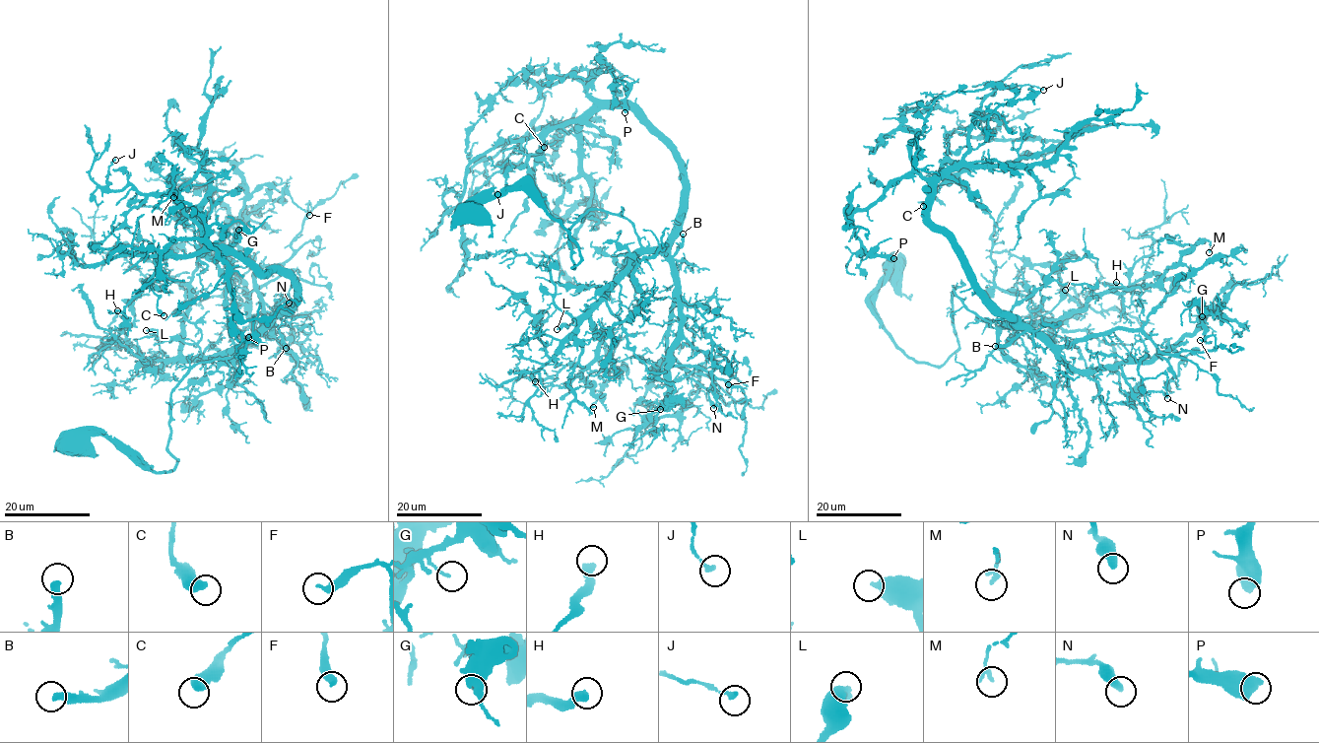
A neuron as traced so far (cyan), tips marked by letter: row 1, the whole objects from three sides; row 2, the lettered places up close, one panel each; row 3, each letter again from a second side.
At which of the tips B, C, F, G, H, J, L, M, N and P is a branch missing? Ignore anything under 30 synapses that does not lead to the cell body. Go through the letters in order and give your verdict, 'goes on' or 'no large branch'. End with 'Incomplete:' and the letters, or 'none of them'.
B: goes on
C: no large branch
F: no large branch
G: no large branch
H: no large branch
J: no large branch
L: no large branch
M: no large branch
N: no large branch
P: no large branch
Incomplete: B

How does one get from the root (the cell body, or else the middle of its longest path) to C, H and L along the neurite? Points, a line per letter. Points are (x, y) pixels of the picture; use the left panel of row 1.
C: (75, 443), (103, 435), (168, 472), (172, 388), (239, 353), (296, 279), (174, 253), (150, 282), (164, 315)
H: (75, 443), (103, 435), (168, 472), (172, 388), (241, 352), (148, 366), (103, 342), (117, 310)
L: (75, 443), (103, 435), (168, 472), (172, 388), (242, 347), (169, 361), (146, 330)

